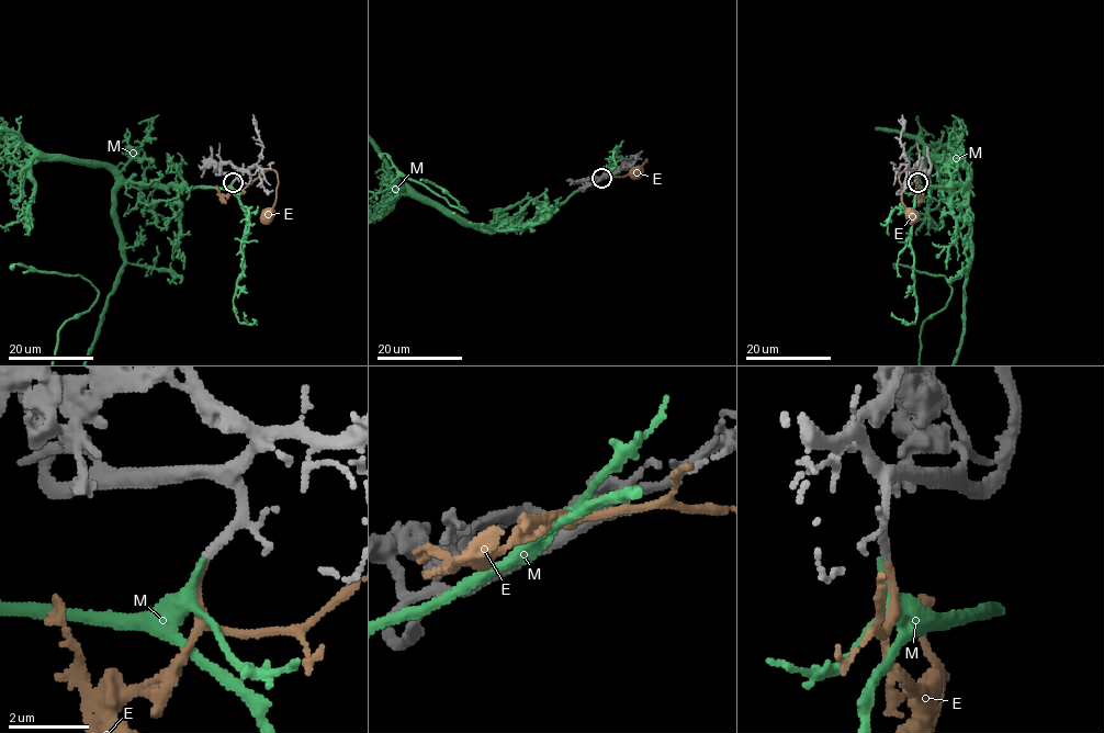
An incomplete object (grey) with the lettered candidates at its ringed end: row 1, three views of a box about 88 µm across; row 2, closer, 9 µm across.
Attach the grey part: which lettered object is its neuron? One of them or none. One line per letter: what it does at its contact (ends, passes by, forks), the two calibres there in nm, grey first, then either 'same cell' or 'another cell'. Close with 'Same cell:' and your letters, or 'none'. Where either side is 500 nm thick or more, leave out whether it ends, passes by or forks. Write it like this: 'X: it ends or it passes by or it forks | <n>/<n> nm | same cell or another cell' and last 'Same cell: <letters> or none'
E: it ends | 200/200 nm | same cell
M: it ends | 200/170 nm | another cell
Same cell: E

